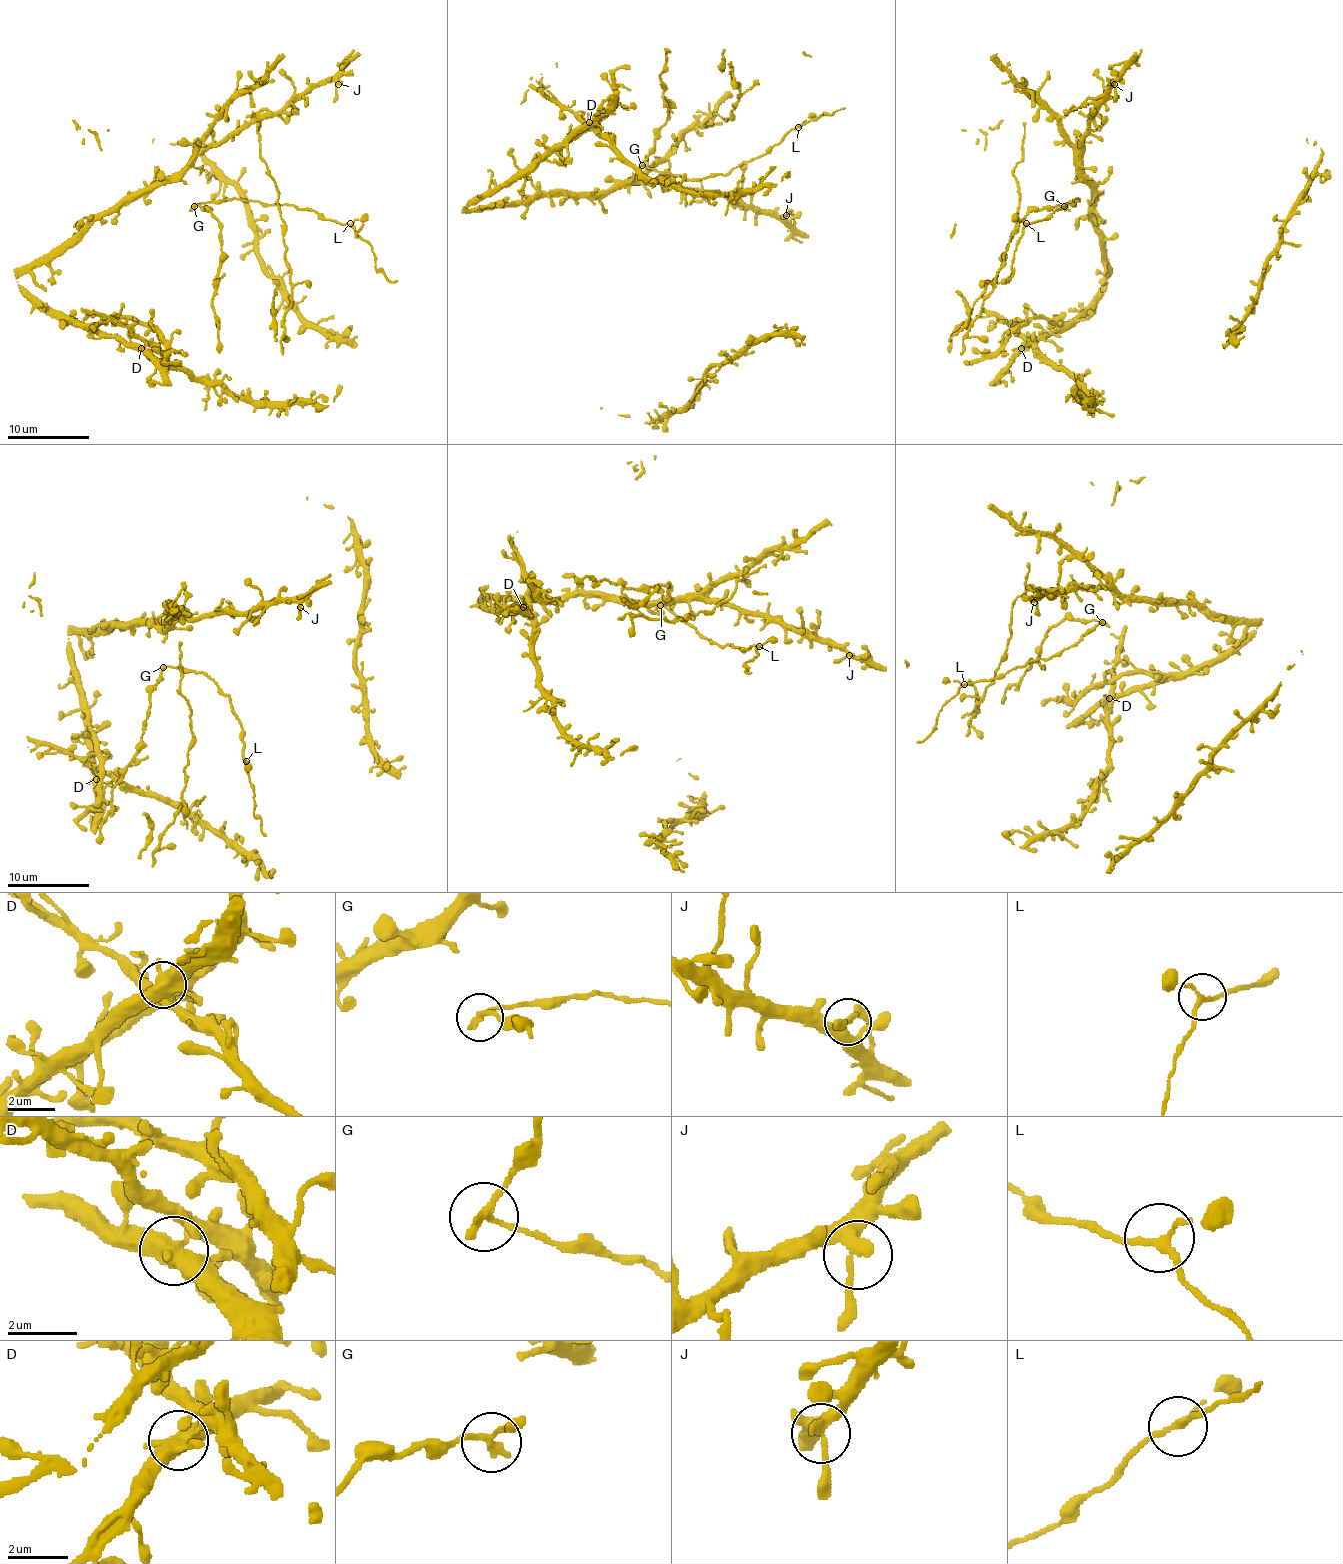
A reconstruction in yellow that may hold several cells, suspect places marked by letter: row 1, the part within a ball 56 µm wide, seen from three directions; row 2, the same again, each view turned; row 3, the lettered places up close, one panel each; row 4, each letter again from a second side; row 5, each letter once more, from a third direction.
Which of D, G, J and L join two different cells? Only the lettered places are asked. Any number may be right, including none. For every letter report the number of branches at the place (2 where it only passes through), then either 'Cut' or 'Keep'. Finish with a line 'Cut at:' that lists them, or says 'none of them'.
D: Branches: 4. Cut
G: Branches: 2. Cut
J: Branches: 2. Keep
L: Branches: 3. Keep
Cut at: D, G

